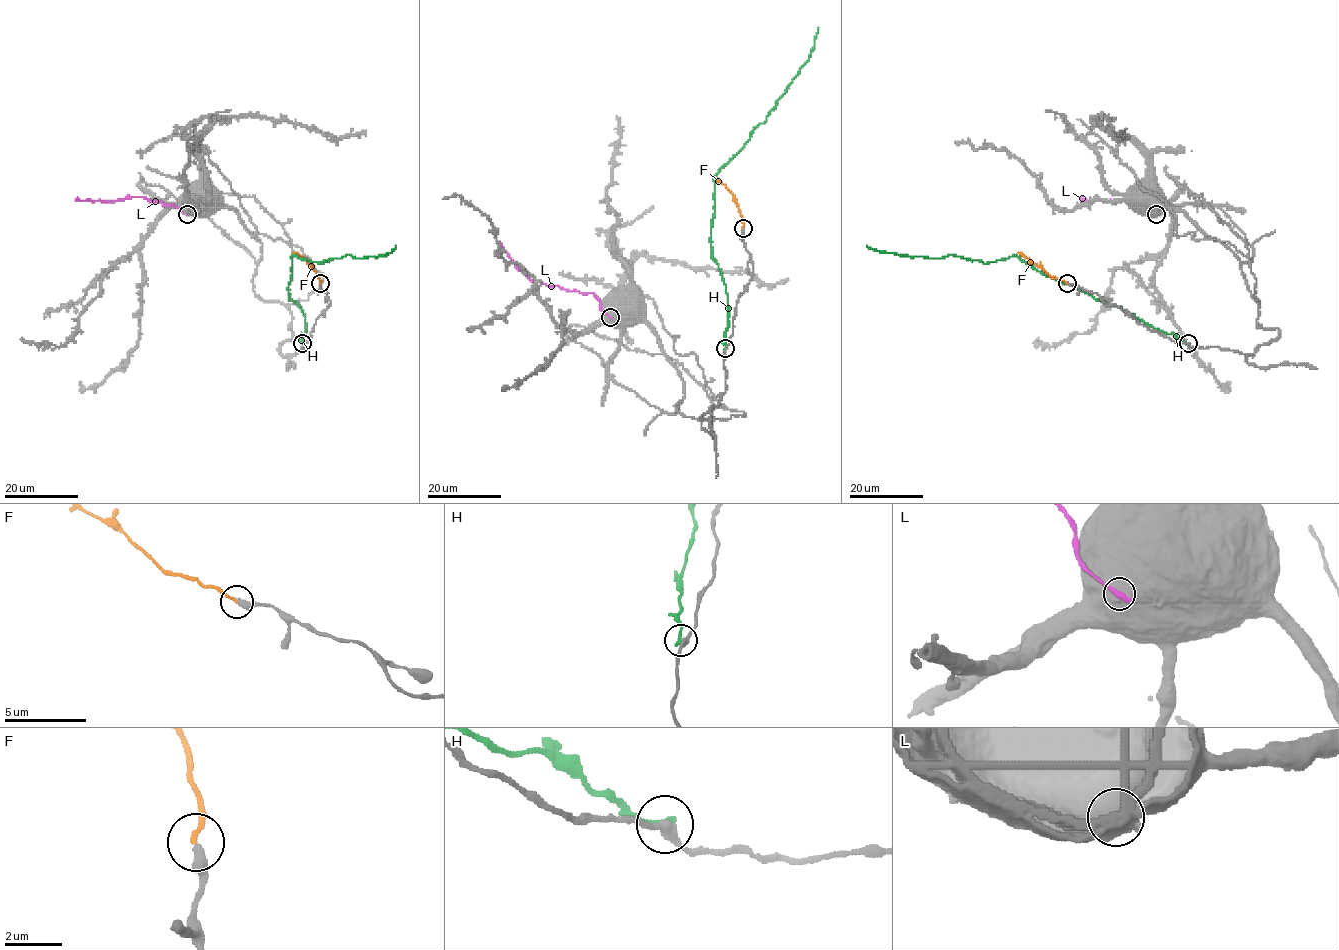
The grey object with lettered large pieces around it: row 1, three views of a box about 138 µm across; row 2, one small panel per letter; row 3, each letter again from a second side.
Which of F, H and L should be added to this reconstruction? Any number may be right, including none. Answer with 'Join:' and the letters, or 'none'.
Join: F

